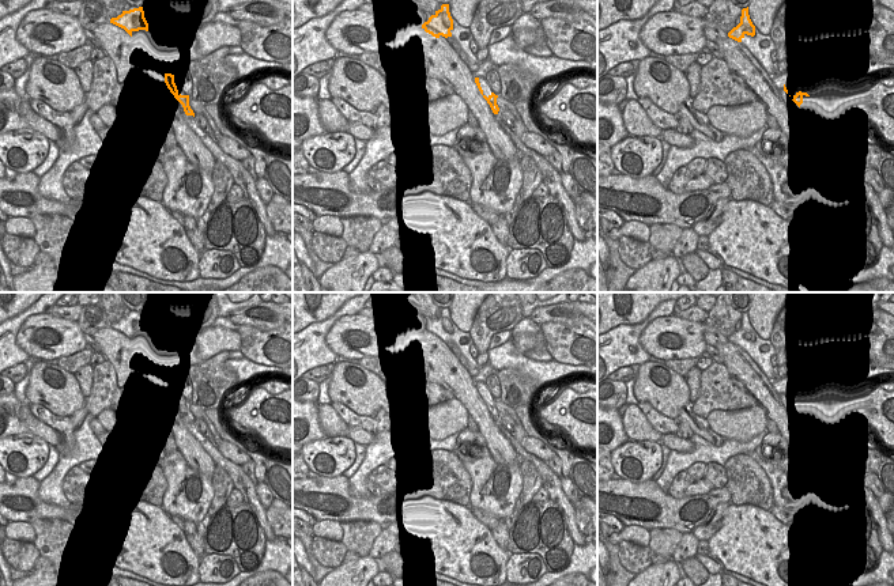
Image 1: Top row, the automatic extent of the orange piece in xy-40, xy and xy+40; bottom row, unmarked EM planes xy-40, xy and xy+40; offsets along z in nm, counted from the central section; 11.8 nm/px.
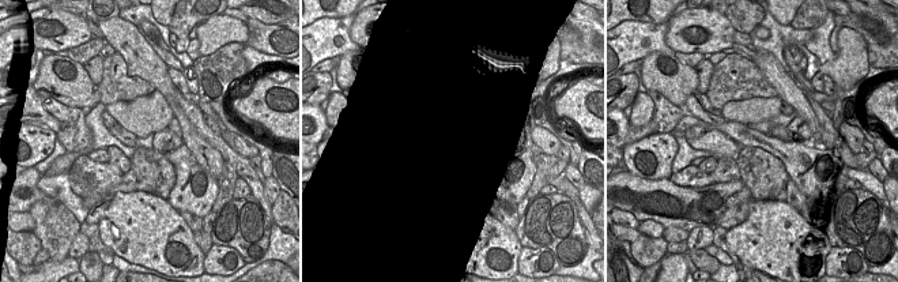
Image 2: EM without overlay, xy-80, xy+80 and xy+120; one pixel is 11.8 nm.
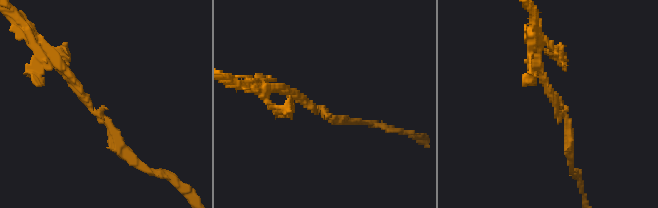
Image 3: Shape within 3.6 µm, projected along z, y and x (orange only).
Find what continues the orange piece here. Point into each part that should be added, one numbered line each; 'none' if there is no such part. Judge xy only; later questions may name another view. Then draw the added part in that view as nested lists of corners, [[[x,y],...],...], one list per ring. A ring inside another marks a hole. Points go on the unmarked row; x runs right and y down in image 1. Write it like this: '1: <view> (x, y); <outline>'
none

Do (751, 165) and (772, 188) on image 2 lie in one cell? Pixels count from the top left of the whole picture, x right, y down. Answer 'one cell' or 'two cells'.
one cell

